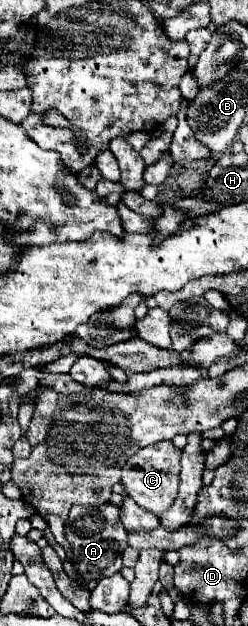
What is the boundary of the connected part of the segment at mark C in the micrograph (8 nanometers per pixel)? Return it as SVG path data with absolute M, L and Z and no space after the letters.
M163 440L157 444L151 444L147 448L141 448L135 456L131 456L123 466L123 486L129 498L133 498L141 508L151 510L159 516L159 512L167 510L167 504L175 498L177 484L179 484L179 458L181 450L173 446L171 440Z

